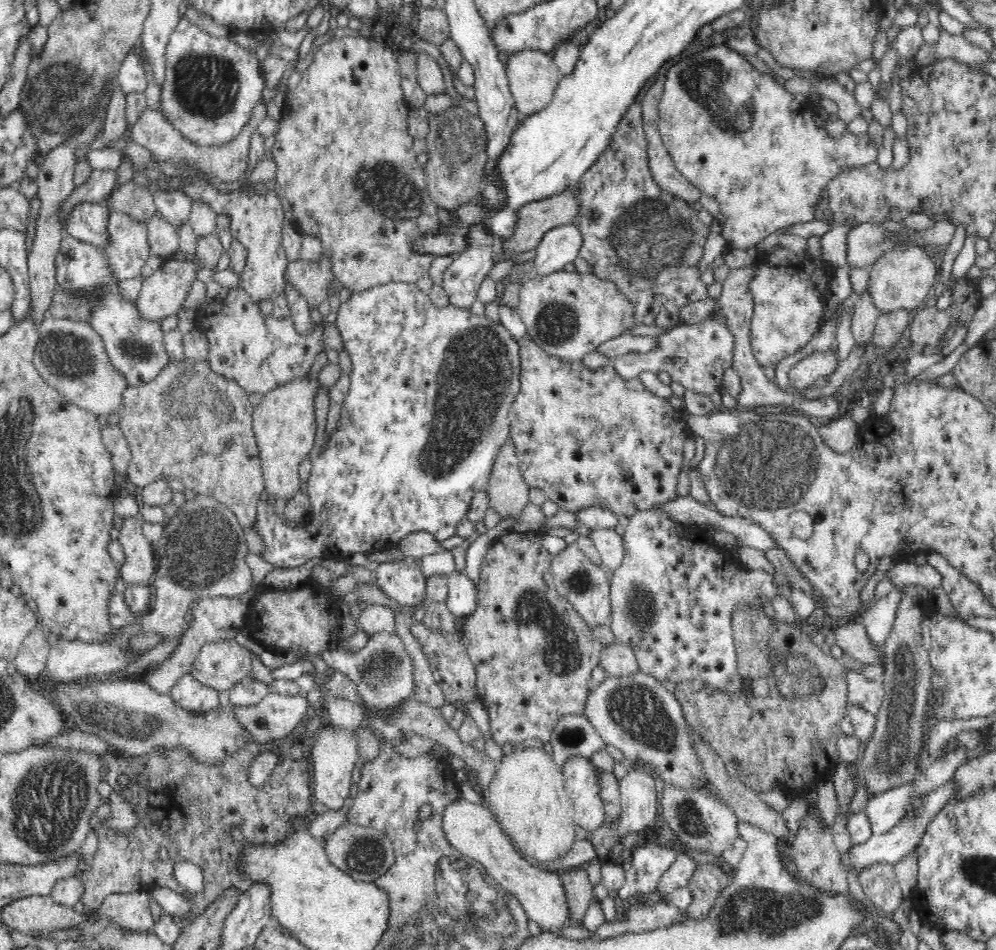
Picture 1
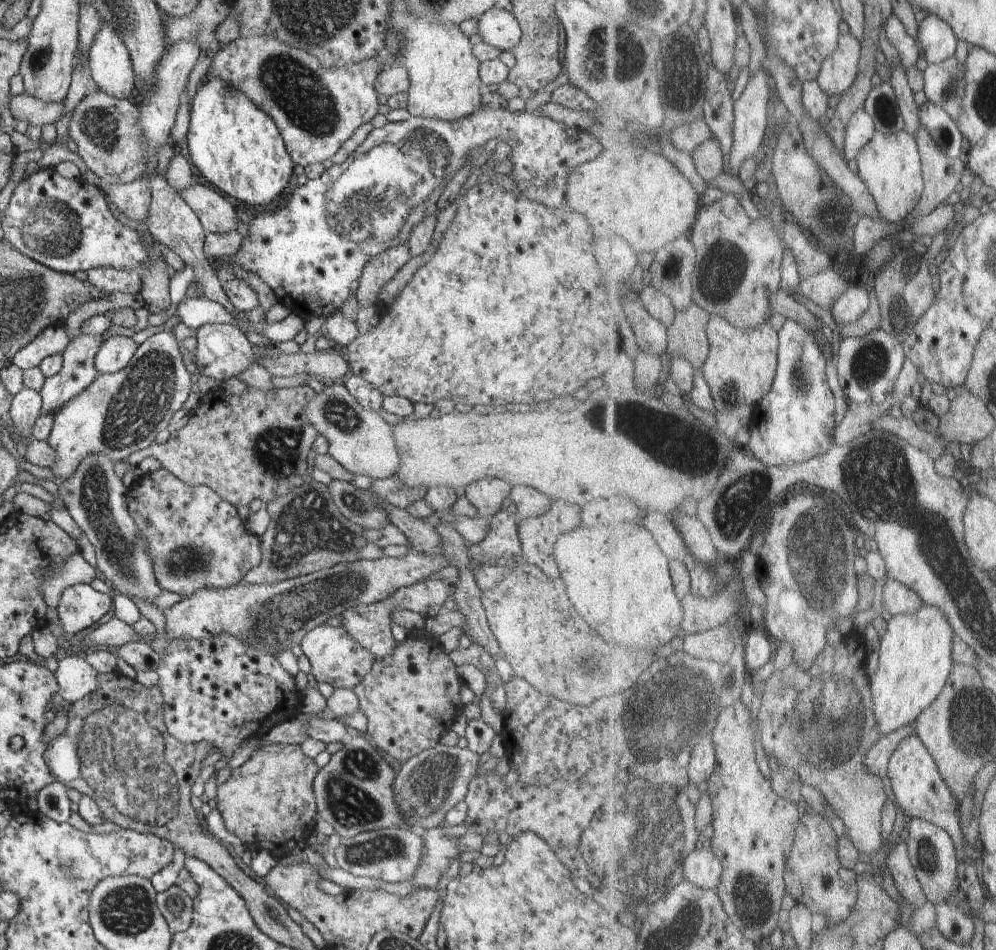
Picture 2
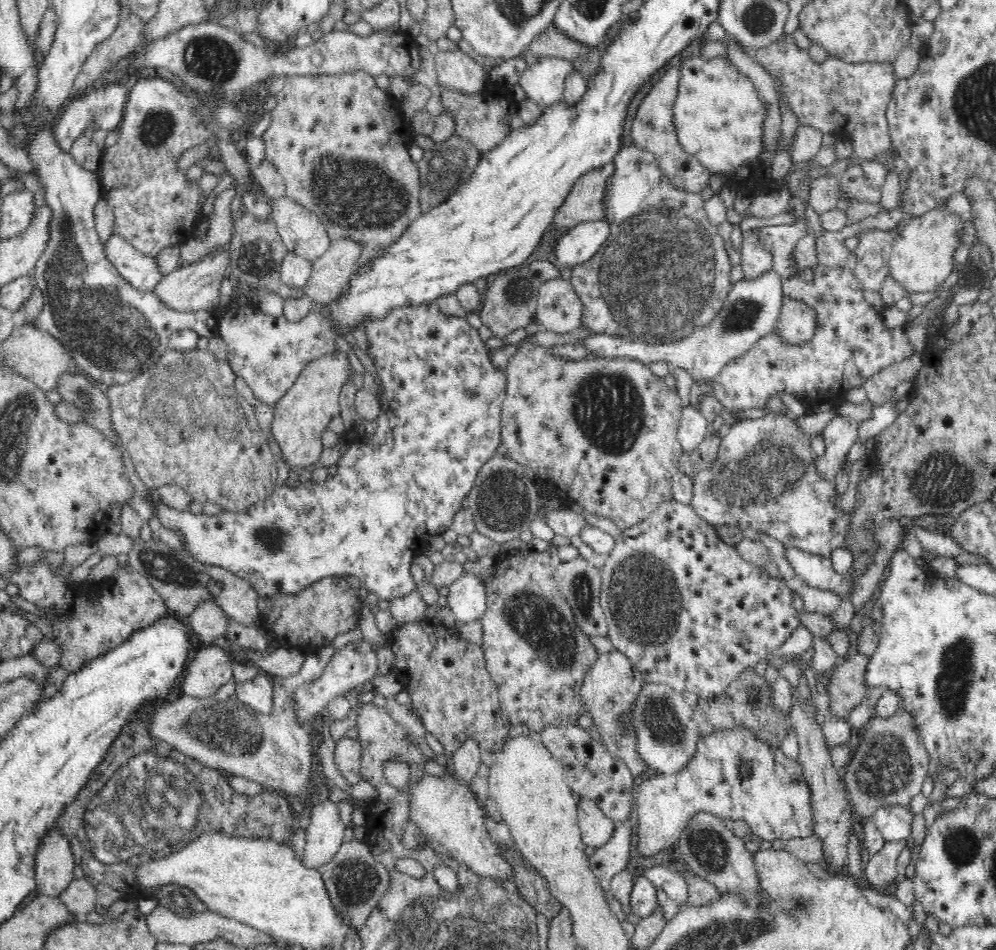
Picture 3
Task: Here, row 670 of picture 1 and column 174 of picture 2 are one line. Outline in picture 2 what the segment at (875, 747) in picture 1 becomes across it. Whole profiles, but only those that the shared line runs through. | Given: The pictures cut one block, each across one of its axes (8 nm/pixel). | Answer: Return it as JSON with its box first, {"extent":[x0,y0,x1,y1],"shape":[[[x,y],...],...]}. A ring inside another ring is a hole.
{"extent":[156,884,193,933],"shape":[[[178,884],[157,893],[156,904],[172,933],[186,930],[190,926],[193,899]]]}

